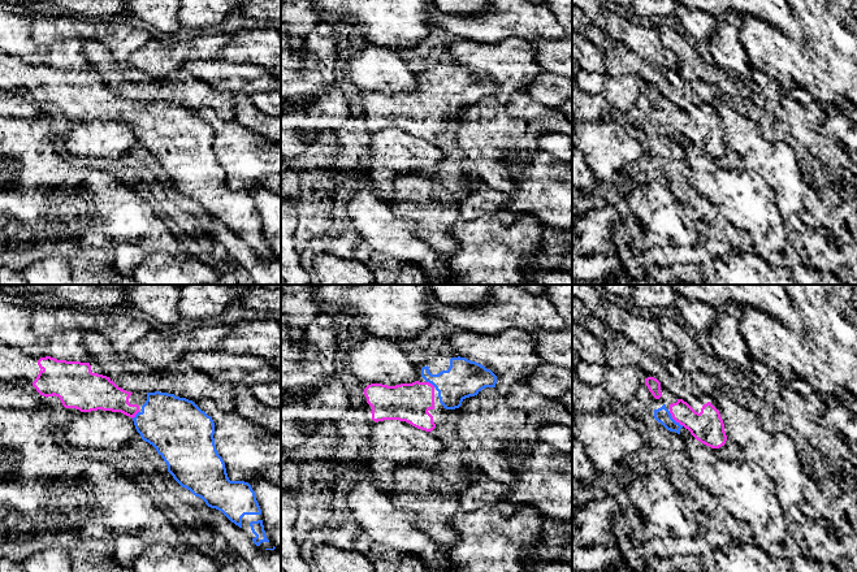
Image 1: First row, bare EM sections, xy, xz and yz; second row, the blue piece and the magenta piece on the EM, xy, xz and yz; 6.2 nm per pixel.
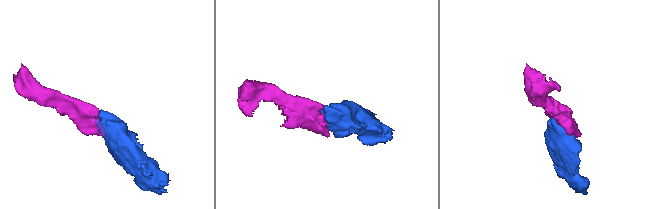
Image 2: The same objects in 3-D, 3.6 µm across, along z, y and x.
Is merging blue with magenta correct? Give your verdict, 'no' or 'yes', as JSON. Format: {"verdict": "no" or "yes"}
{"verdict": "yes"}

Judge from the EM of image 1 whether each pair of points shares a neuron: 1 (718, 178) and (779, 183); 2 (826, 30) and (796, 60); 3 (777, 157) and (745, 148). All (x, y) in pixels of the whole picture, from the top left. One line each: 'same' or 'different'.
1: different
2: same
3: same

